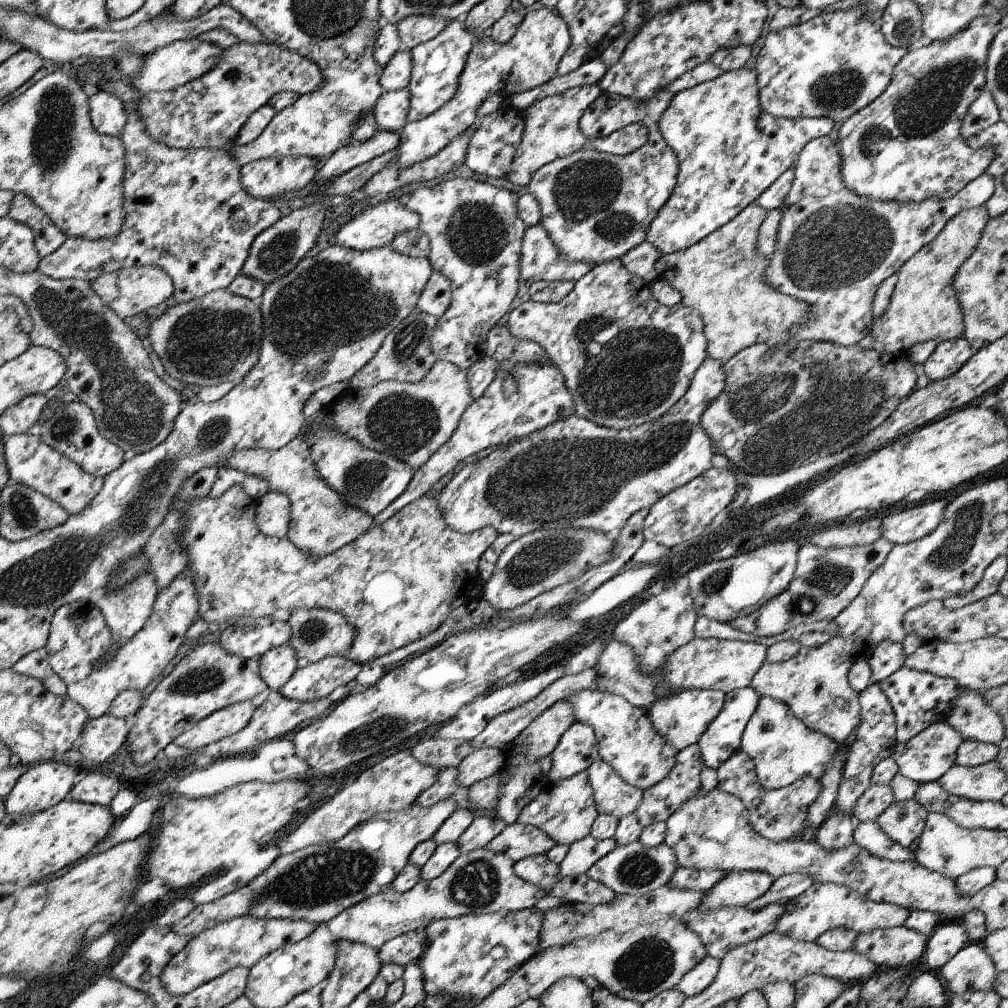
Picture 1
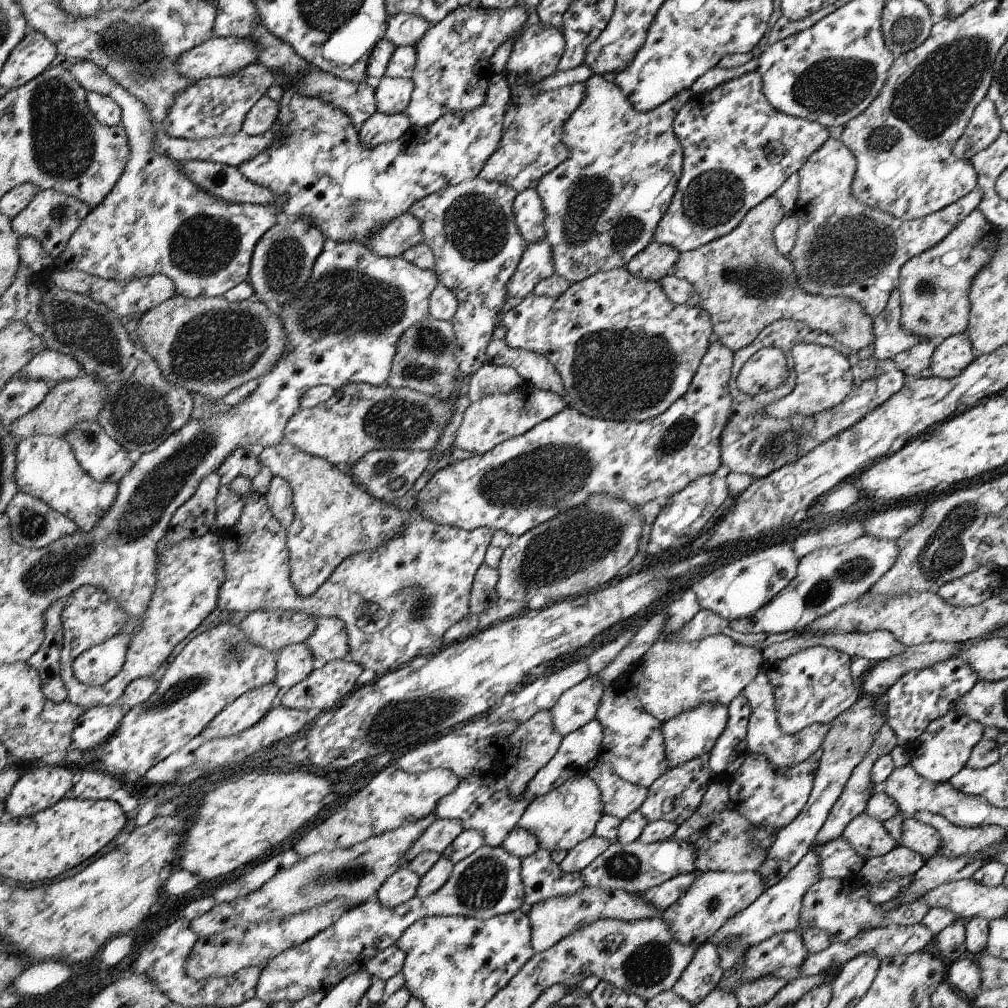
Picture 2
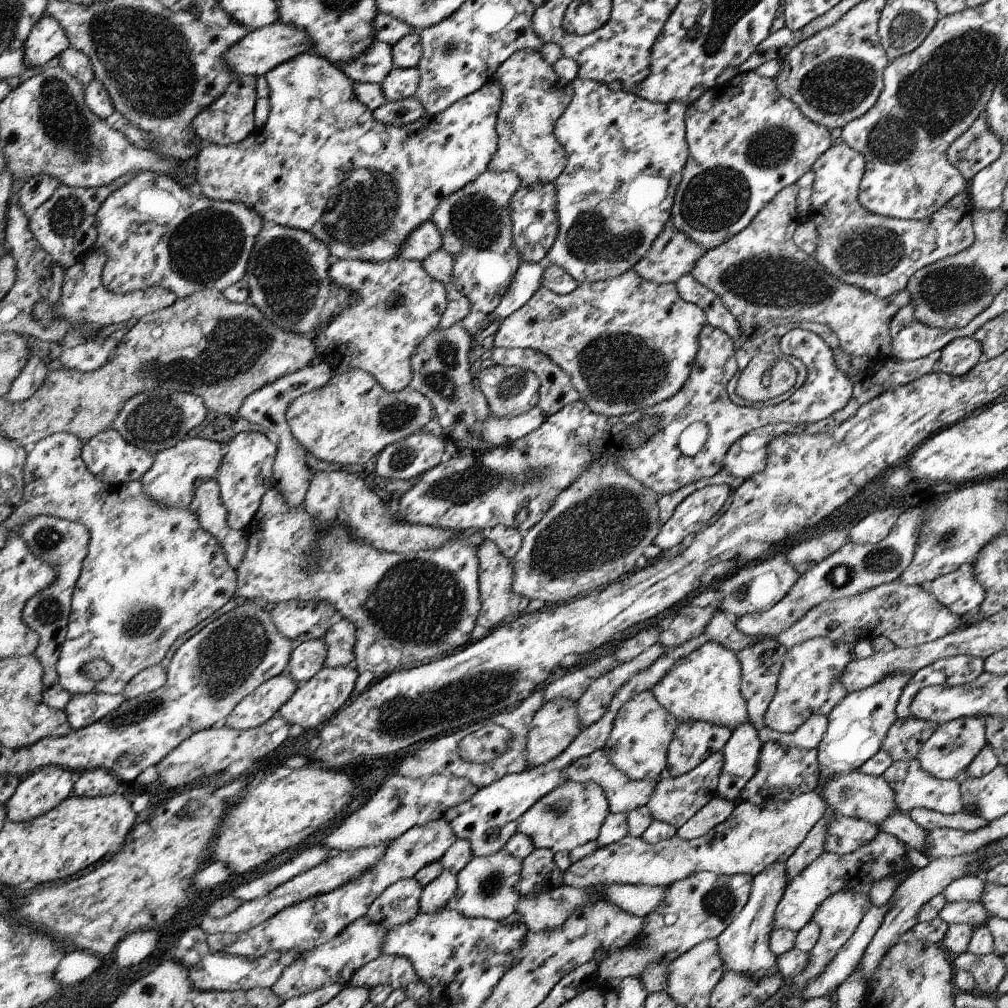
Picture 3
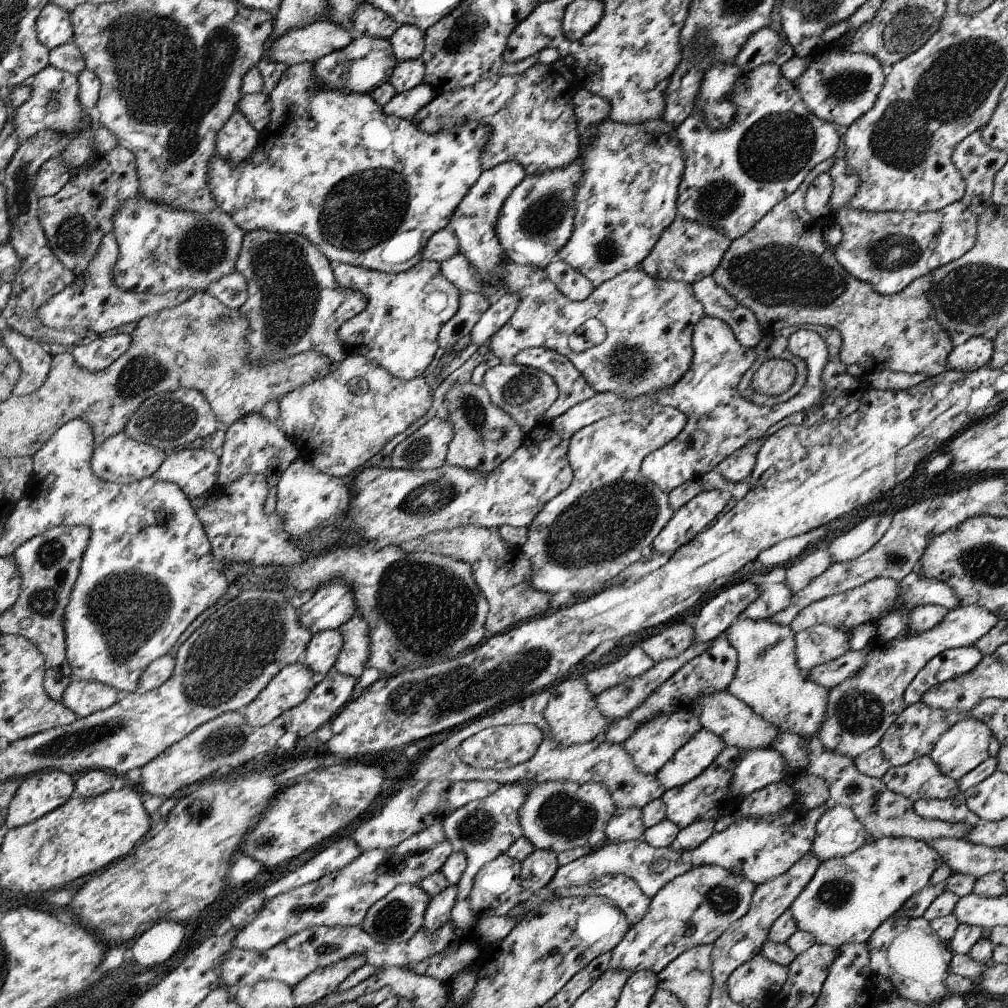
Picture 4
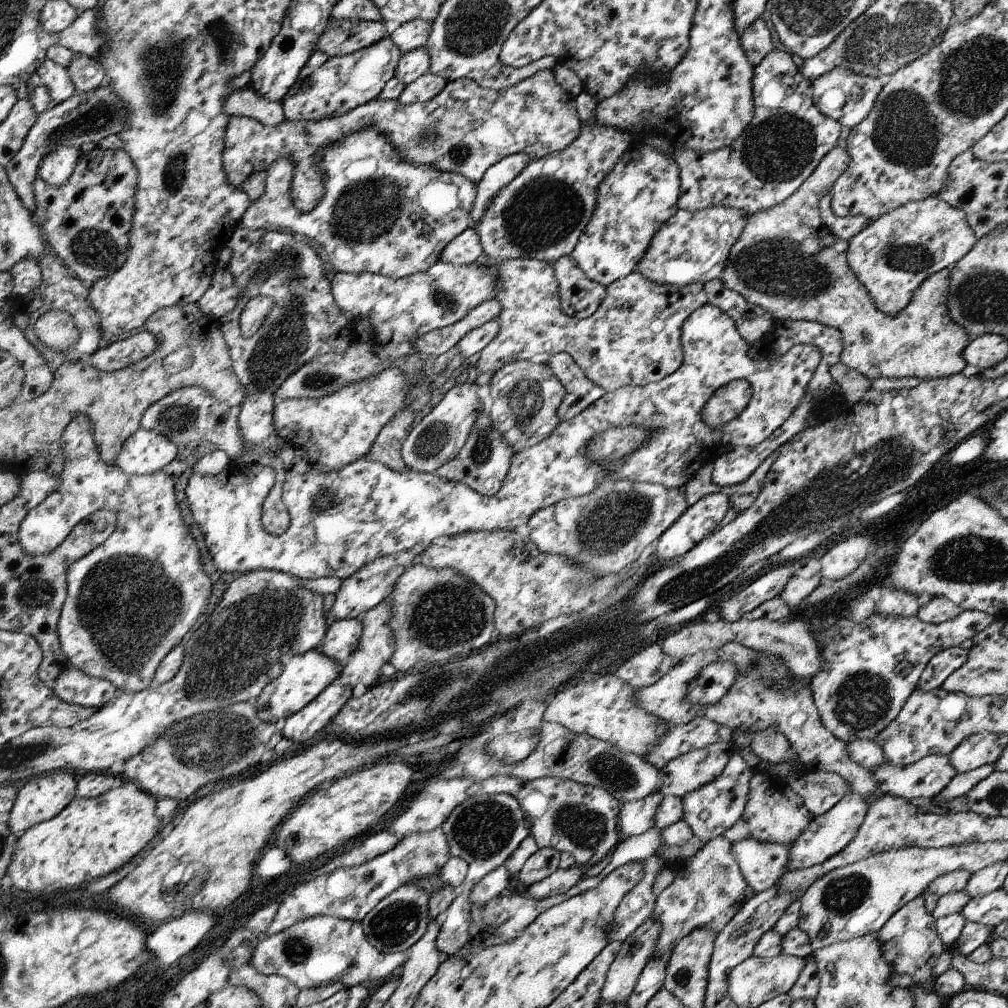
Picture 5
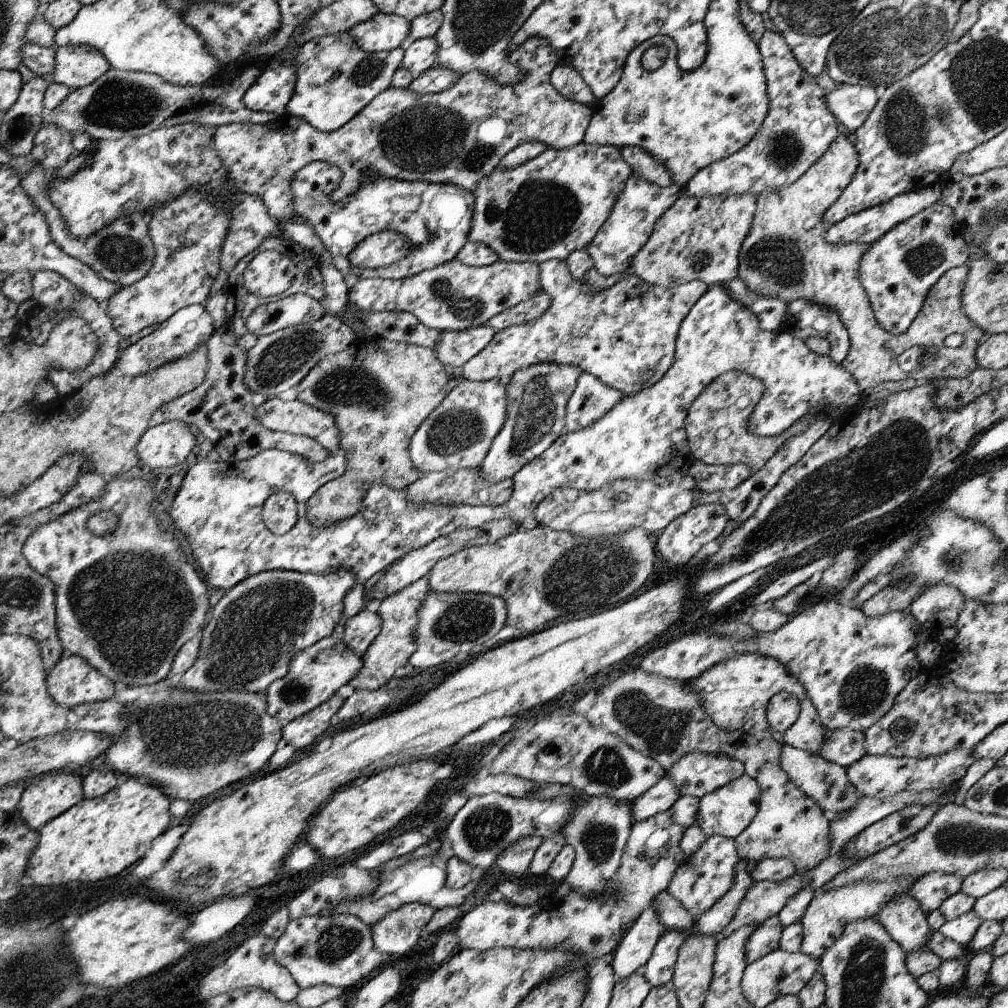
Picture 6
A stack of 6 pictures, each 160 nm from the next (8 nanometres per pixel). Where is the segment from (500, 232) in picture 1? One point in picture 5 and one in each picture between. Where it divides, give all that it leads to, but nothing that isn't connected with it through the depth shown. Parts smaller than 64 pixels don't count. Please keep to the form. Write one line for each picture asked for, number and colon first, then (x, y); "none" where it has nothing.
2: (471, 228)
3: (476, 224)
4: (474, 221)
5: (501, 174)

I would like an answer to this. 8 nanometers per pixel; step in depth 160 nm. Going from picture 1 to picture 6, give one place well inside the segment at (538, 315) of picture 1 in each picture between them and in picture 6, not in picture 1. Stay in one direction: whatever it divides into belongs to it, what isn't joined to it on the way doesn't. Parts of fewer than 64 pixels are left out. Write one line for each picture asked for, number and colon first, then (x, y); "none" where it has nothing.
2: (625, 351)
3: (627, 343)
4: (650, 322)
5: (634, 338)
6: (625, 335)

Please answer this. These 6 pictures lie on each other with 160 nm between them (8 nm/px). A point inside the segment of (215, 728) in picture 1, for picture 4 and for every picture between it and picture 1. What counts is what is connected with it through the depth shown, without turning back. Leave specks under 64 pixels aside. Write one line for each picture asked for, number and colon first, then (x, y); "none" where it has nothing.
2: (252, 707)
3: (257, 708)
4: (293, 685)

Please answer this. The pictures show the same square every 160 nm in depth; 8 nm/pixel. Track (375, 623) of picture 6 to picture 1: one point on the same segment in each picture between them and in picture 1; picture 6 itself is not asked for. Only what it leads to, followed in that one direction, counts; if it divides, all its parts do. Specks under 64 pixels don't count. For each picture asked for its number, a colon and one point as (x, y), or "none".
1: (278, 665)
2: (295, 662)
3: (310, 656)
4: (321, 655)
5: (342, 640)

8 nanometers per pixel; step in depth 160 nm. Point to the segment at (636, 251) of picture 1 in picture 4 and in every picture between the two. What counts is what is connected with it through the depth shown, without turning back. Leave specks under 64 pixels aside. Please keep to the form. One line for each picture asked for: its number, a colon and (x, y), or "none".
2: (655, 262)
3: (675, 254)
4: (690, 251)

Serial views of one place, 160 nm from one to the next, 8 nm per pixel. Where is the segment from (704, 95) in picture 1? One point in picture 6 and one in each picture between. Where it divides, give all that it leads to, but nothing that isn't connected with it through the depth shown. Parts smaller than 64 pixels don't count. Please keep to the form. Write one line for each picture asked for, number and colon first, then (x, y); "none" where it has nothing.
2: (738, 150)
3: (749, 142)
4: (735, 177)
5: (782, 147)
6: (799, 131)

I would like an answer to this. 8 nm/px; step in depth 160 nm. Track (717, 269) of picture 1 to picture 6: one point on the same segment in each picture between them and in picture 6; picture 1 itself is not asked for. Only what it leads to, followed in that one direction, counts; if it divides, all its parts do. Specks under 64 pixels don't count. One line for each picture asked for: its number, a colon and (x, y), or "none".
2: (744, 281)
3: (764, 278)
4: (783, 270)
5: (787, 261)
6: (786, 254)

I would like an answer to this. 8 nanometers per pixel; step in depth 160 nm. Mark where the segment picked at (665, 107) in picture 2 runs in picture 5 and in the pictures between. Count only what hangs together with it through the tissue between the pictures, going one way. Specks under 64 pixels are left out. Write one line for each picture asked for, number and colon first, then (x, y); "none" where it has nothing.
3: (626, 154)
4: (628, 197)
5: (641, 193)

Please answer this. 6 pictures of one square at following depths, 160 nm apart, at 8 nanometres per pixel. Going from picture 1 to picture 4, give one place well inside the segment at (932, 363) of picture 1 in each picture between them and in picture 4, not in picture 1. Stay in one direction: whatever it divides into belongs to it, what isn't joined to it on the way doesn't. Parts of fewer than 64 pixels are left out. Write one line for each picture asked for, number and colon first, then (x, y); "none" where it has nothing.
2: (953, 355)
3: (960, 356)
4: (976, 352)

